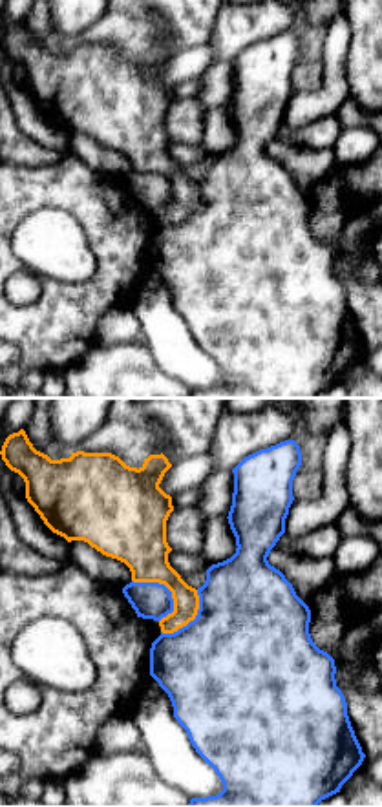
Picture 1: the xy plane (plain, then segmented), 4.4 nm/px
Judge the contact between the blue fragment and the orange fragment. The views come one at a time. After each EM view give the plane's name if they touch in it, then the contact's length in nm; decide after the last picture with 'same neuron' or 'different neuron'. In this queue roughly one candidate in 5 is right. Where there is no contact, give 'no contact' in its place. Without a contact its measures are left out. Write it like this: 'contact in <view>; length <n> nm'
contact in xy; length 240 nm

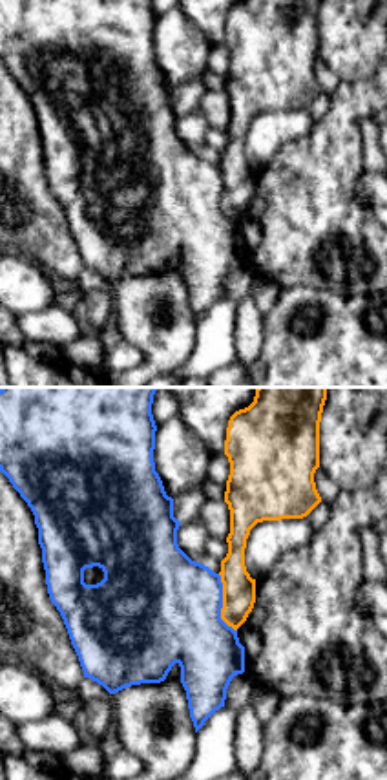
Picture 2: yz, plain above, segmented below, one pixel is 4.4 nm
contact in yz; length 260 nm

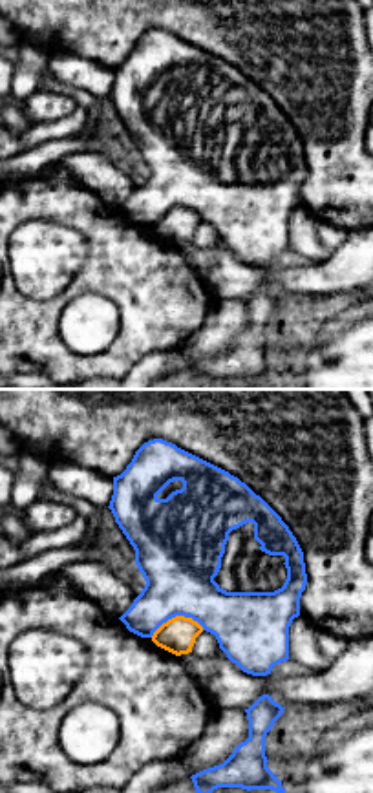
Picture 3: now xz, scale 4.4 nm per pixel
contact in xz; length 240 nm

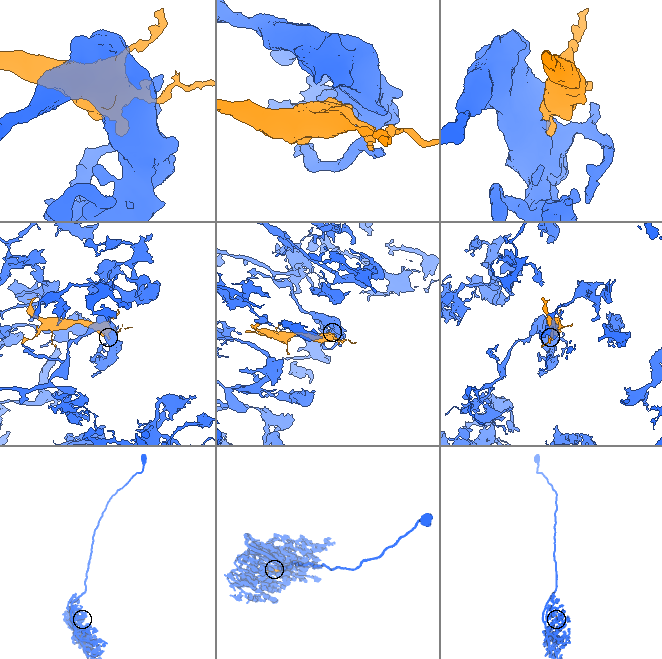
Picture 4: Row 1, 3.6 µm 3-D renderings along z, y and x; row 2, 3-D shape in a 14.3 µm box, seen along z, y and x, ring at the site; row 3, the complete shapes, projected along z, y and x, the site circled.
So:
different neuron

